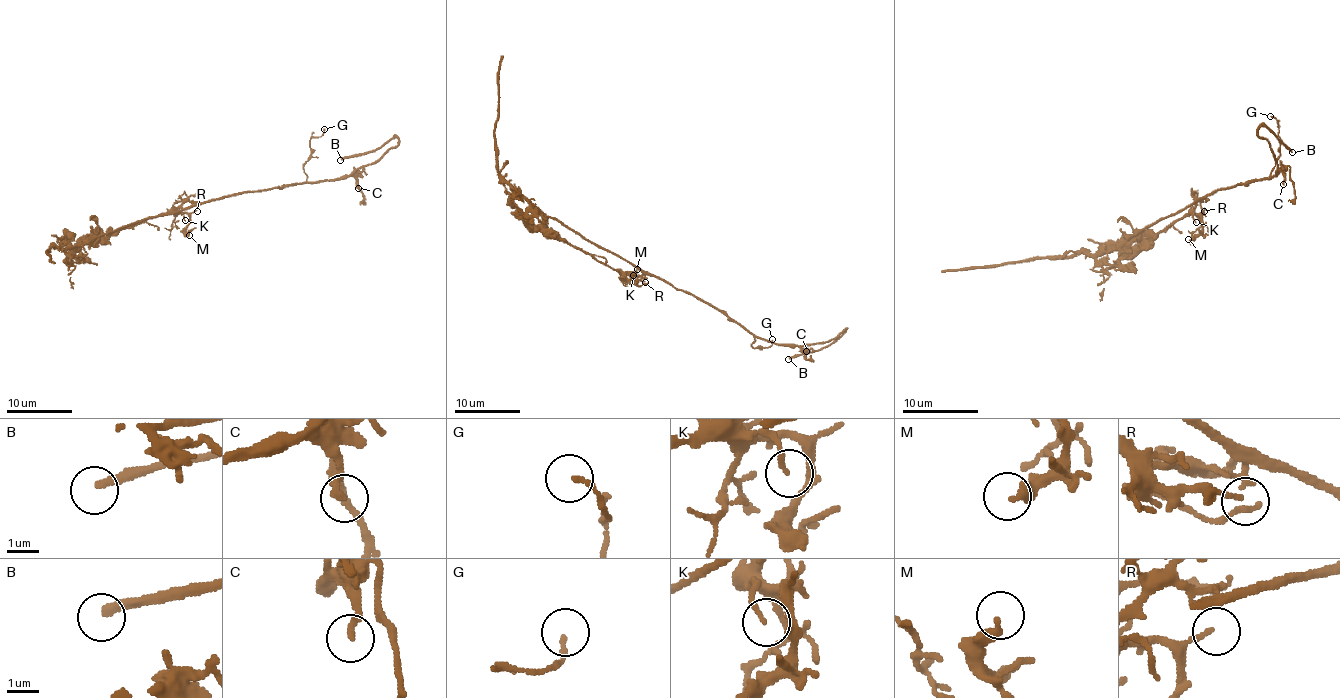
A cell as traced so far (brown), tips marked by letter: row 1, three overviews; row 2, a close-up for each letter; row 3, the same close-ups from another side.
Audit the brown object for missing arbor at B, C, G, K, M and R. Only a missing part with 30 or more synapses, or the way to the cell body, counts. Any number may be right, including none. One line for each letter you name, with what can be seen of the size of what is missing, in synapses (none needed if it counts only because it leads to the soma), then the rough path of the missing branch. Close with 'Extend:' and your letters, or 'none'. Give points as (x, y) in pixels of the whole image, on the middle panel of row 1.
B: missing branch runs (788, 359), (722, 372), (681, 364), (676, 369)
Extend: B

